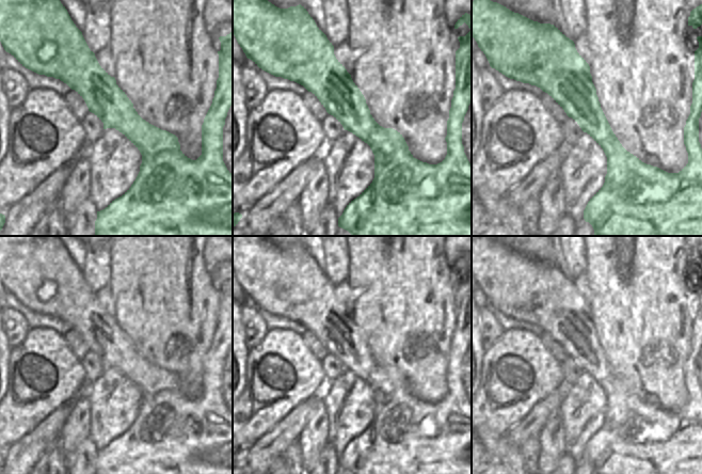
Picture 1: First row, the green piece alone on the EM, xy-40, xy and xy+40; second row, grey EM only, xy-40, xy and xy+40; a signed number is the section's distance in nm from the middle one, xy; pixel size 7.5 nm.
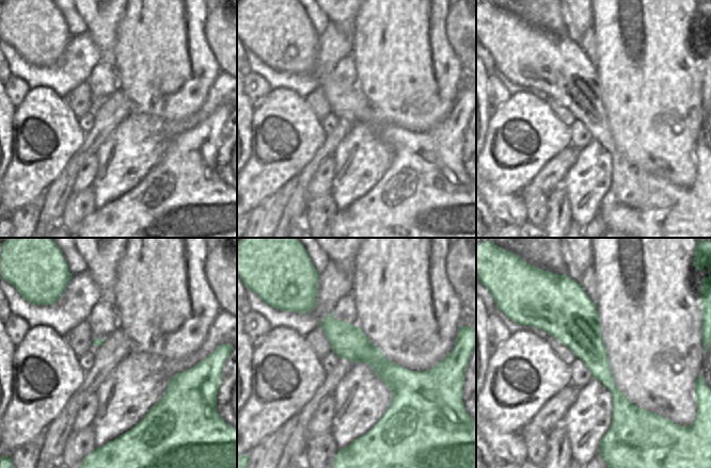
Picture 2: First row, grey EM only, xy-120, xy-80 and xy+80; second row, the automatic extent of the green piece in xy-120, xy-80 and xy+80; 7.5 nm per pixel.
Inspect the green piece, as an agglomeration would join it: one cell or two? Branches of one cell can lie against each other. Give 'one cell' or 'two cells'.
one cell

